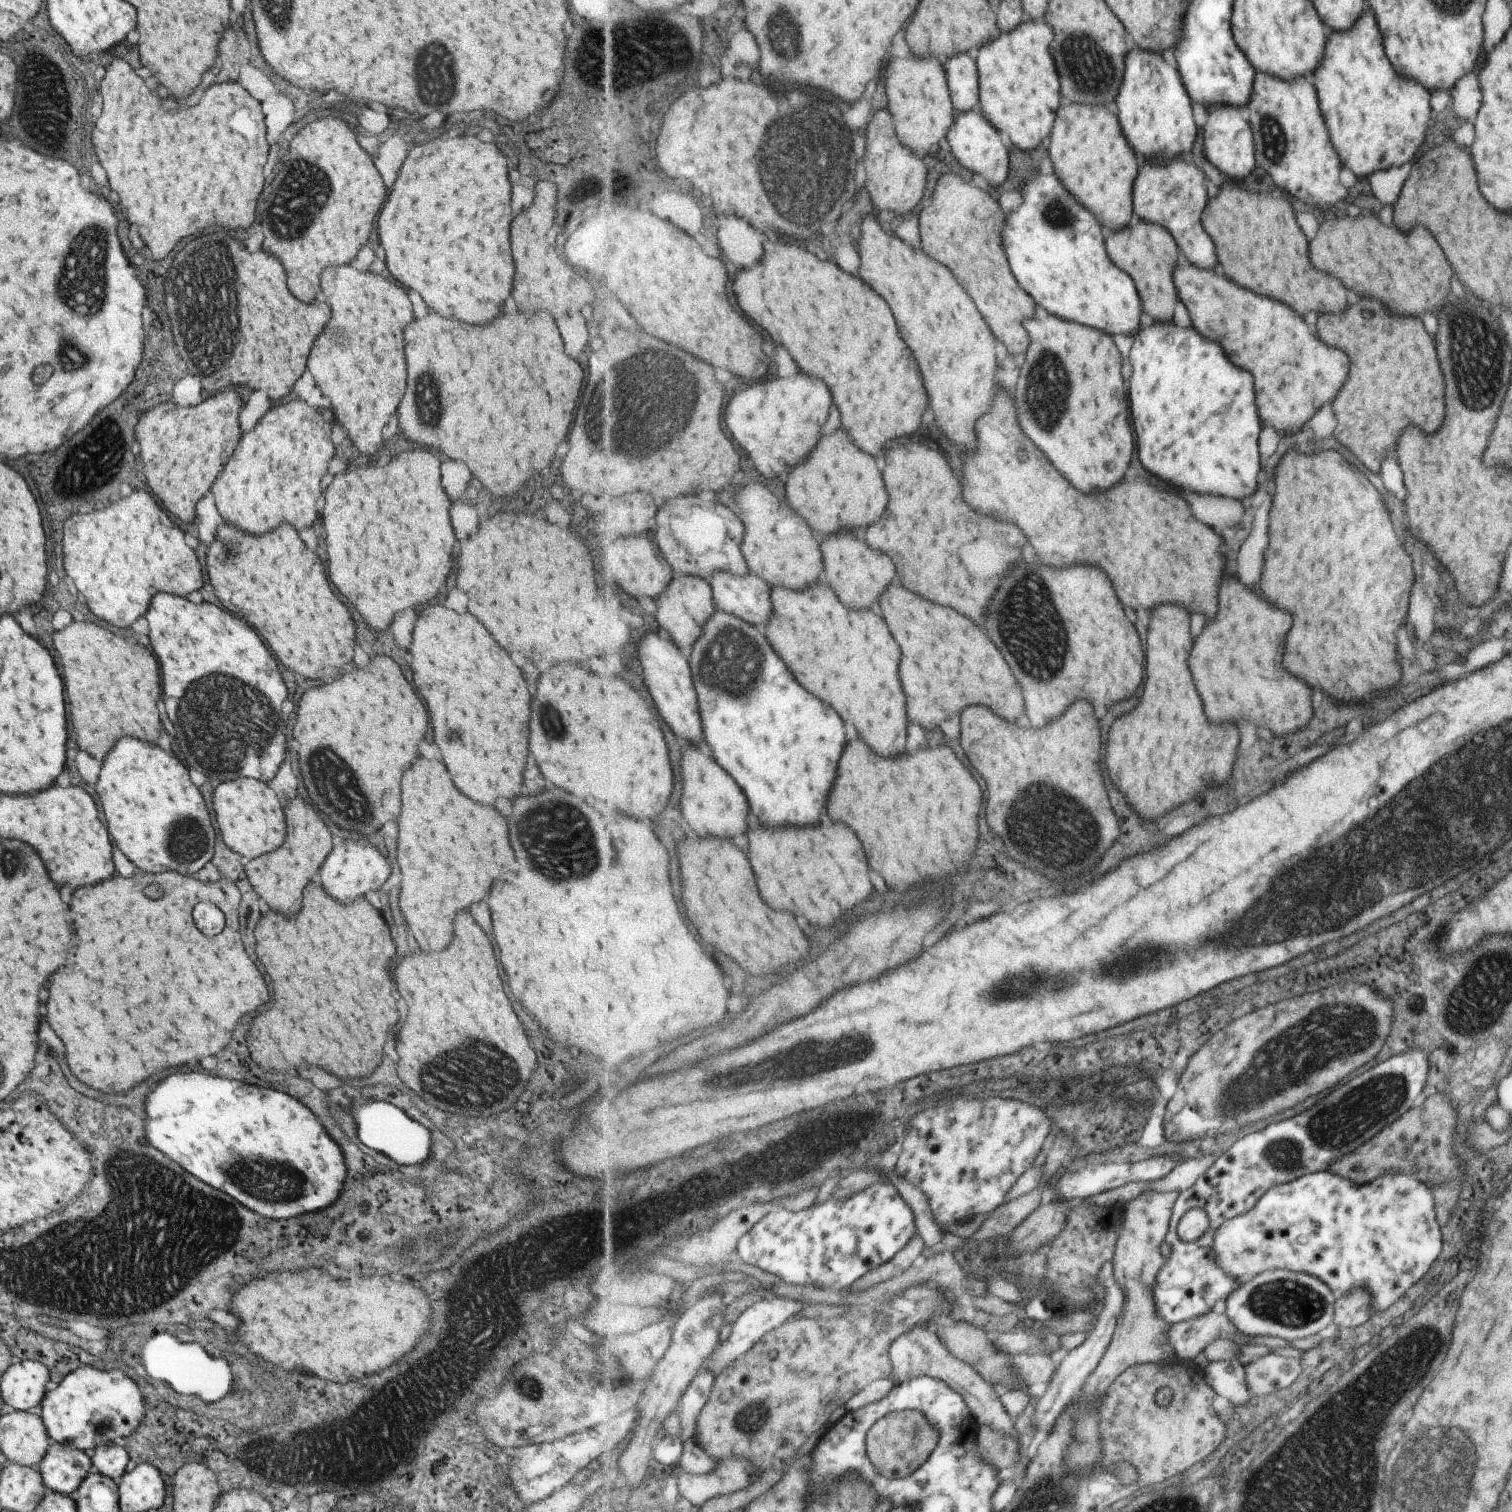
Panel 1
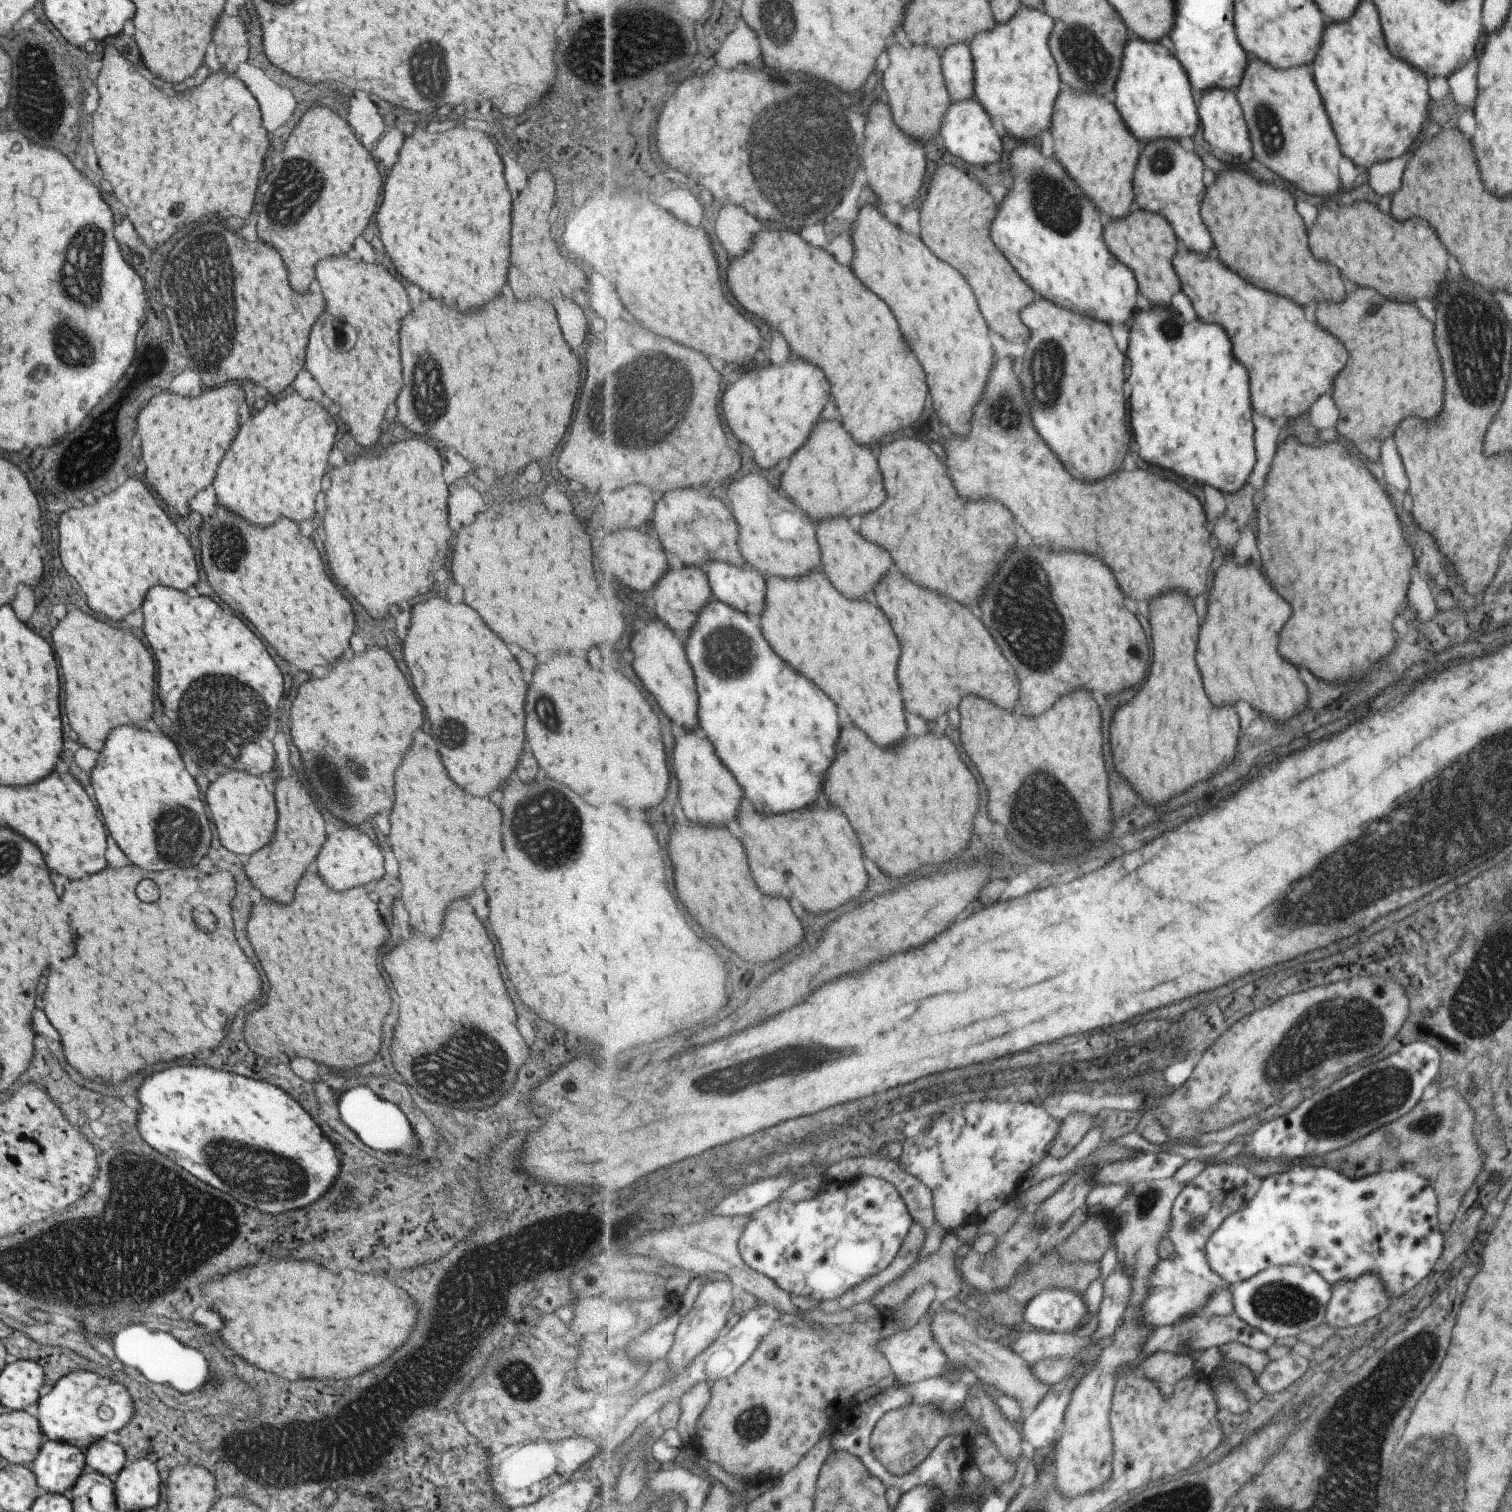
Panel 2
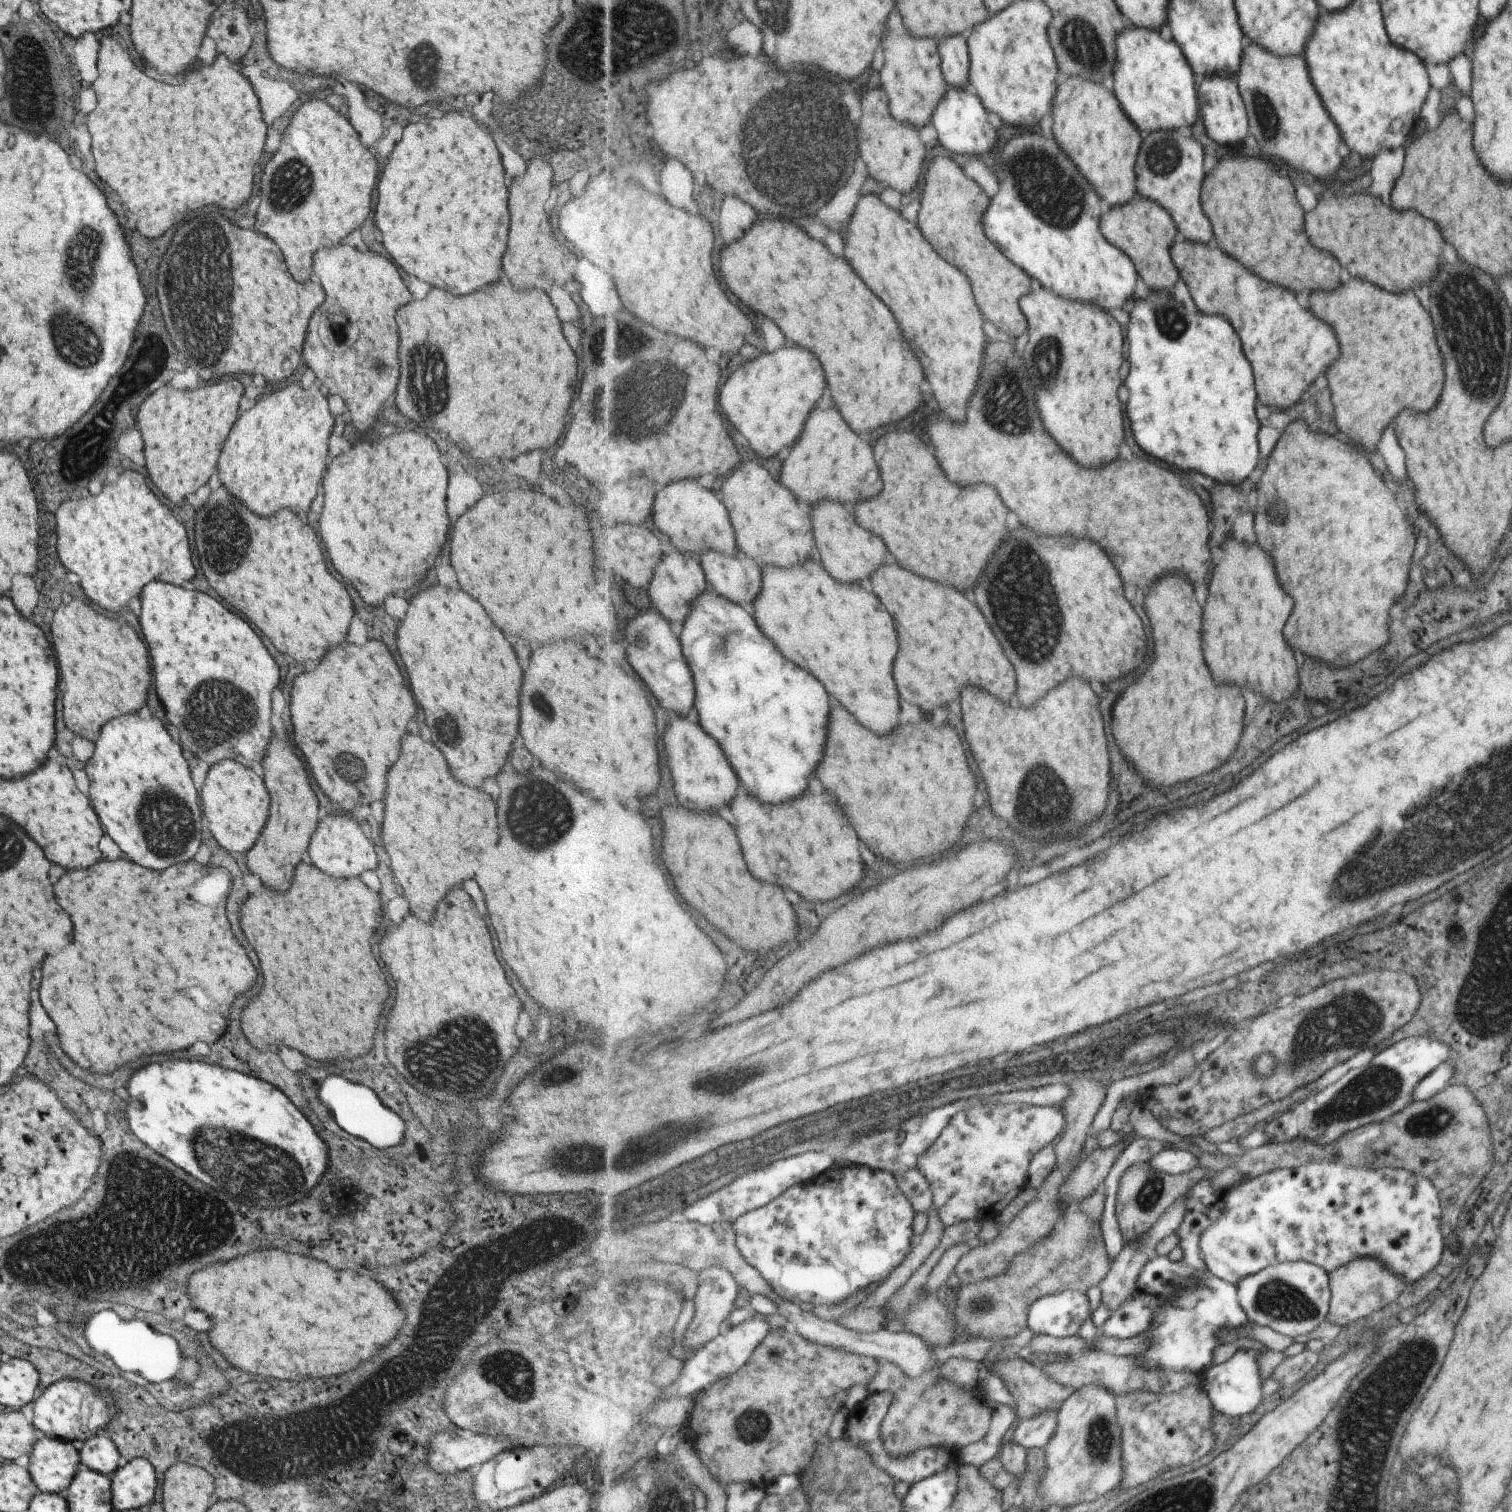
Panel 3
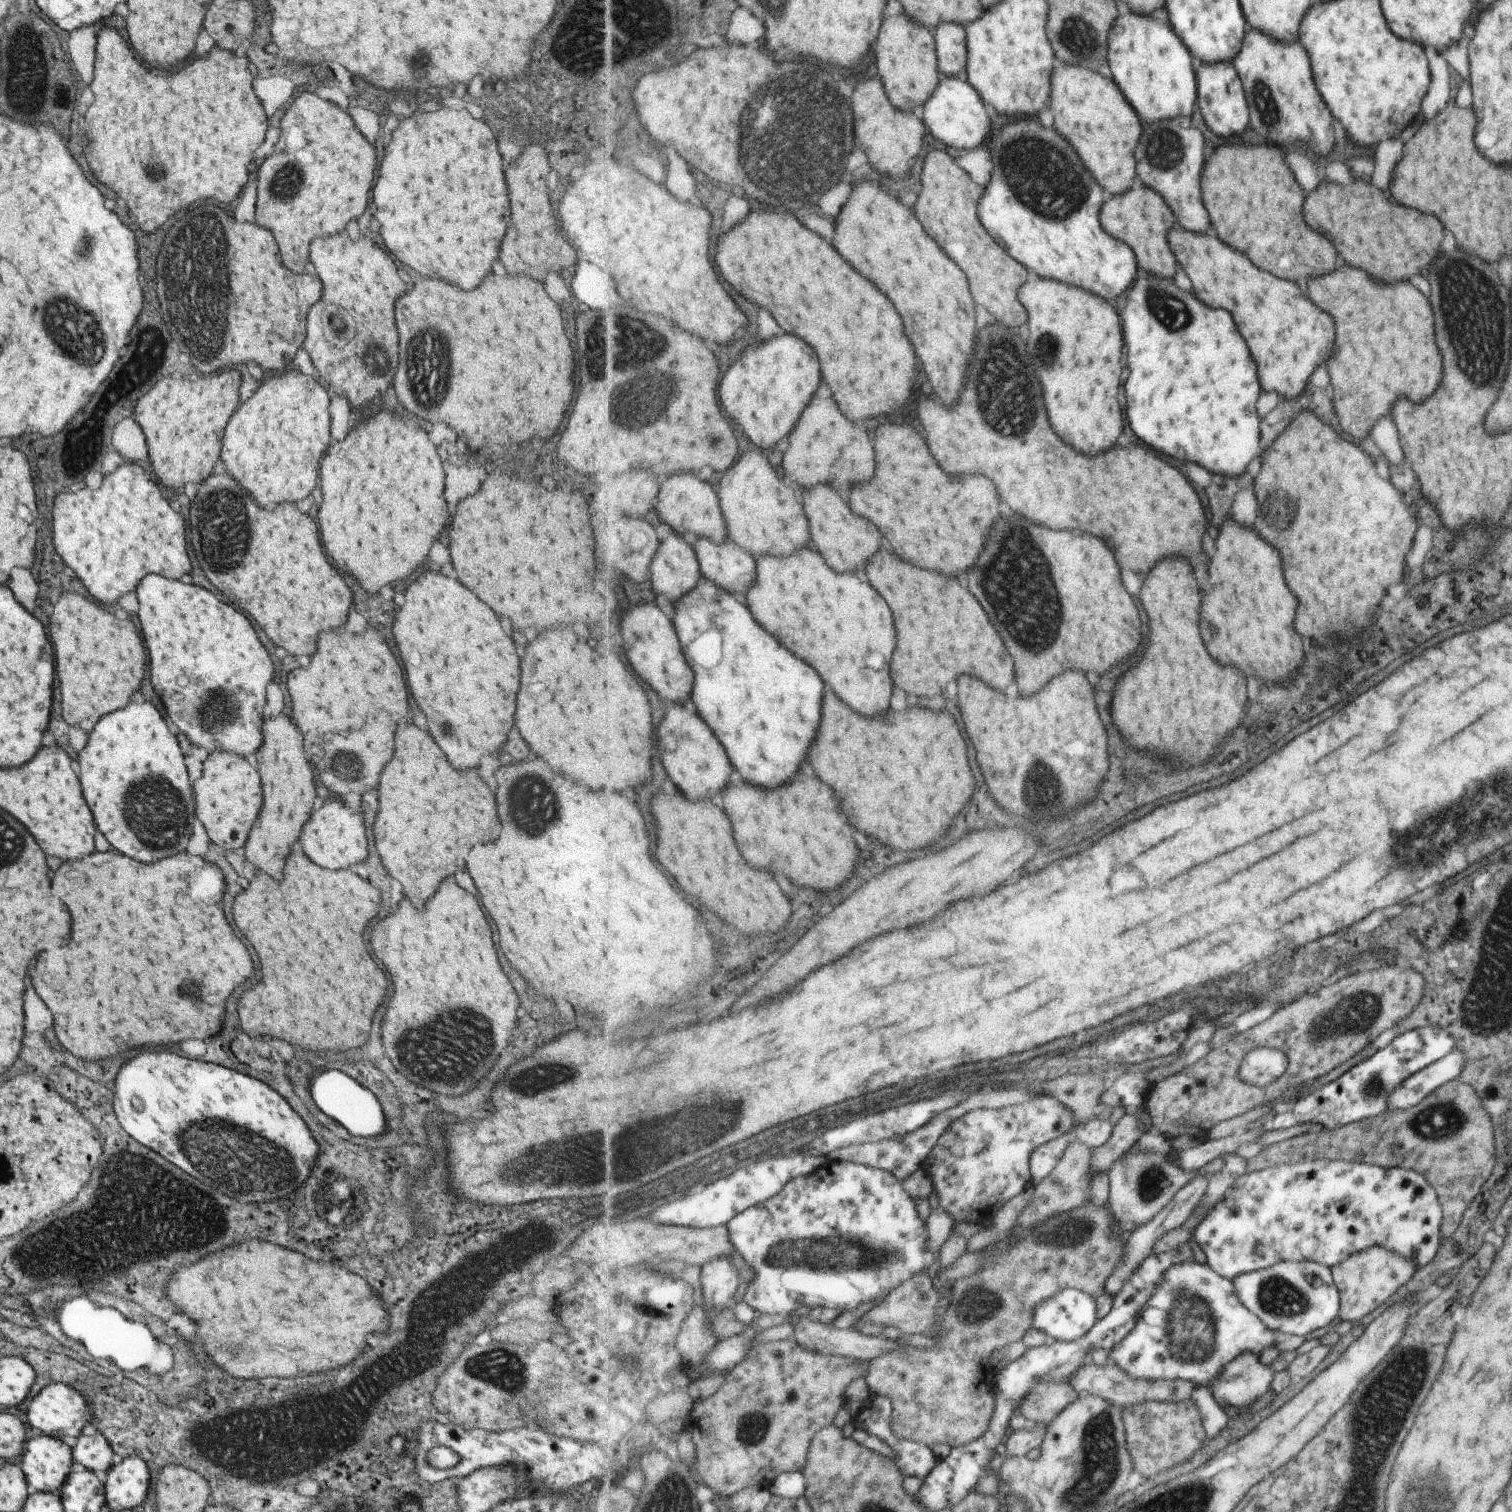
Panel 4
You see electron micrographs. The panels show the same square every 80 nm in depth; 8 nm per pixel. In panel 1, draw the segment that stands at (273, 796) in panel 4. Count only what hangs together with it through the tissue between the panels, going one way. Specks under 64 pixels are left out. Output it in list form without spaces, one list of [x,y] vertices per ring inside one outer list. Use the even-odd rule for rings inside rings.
[[[299,798],[290,800],[288,805],[283,807],[283,814],[285,824],[287,824],[286,839],[283,841],[283,844],[272,853],[267,853],[248,861],[244,865],[244,873],[248,878],[249,884],[253,886],[253,890],[265,900],[265,904],[271,910],[279,912],[285,918],[293,918],[299,912],[299,908],[301,908],[301,890],[311,882],[313,874],[319,870],[323,860],[328,857],[333,845],[331,844],[331,834],[323,820],[319,817],[319,814],[311,806],[303,804]]]

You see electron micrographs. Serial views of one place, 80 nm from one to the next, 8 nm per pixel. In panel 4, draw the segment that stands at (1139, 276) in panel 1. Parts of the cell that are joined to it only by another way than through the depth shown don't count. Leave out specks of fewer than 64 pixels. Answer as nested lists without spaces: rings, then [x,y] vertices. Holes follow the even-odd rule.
[[[1136,184],[1129,192],[1108,196],[1102,206],[1101,221],[1109,234],[1125,241],[1134,250],[1138,267],[1145,270],[1147,275],[1155,274],[1161,278],[1177,276],[1178,258],[1170,242],[1170,232],[1178,225],[1177,216],[1154,189]]]

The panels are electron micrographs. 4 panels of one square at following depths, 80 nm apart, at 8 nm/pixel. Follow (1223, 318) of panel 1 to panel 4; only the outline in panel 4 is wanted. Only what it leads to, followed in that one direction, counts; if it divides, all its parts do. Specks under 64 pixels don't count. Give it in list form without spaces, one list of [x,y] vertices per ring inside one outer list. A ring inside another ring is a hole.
[[[1177,226],[1170,232],[1170,242],[1175,247],[1179,264],[1189,274],[1195,292],[1199,292],[1199,300],[1203,300],[1211,308],[1227,308],[1229,312],[1235,312],[1235,320],[1239,320],[1239,330],[1243,332],[1243,336],[1247,336],[1247,344],[1251,344],[1251,352],[1255,360],[1259,360],[1259,378],[1263,380],[1263,390],[1275,392],[1287,400],[1297,398],[1299,392],[1305,388],[1311,372],[1331,354],[1335,338],[1333,320],[1317,310],[1307,298],[1301,298],[1299,288],[1293,282],[1277,280],[1271,274],[1259,270],[1245,254],[1233,250],[1215,236],[1193,234]]]

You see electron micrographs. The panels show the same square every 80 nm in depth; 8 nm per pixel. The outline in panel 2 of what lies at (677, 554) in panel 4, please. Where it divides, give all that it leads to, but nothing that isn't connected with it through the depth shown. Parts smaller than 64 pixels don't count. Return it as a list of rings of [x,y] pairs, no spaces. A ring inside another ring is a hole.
[[[683,566],[680,570],[670,570],[653,590],[657,619],[663,621],[675,634],[687,640],[703,609],[713,599],[712,588],[705,569]]]

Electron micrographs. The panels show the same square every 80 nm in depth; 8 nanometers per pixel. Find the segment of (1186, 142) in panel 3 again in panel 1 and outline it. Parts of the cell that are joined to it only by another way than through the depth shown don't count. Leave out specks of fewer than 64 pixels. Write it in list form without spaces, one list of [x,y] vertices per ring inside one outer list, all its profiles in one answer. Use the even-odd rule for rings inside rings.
[[[1183,156],[1173,158],[1173,160],[1169,158],[1146,159],[1139,170],[1138,179],[1135,180],[1135,213],[1145,222],[1167,226],[1191,264],[1195,264],[1197,268],[1213,270],[1217,264],[1217,250],[1201,222],[1205,206],[1209,204],[1207,184],[1205,184],[1207,178],[1195,164],[1189,164],[1185,162],[1185,159]]]

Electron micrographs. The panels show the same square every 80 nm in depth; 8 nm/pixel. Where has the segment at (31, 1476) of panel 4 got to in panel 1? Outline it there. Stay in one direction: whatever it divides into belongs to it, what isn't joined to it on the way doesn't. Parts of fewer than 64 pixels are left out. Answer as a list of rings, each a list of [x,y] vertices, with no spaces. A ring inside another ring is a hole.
[[[51,1442],[39,1460],[37,1472],[47,1491],[71,1496],[91,1470],[87,1452]]]

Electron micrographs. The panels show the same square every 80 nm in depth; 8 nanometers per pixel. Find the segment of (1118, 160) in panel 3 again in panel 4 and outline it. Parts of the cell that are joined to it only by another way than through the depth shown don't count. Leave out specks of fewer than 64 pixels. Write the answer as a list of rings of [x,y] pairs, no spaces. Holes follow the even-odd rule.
[[[1063,66],[1055,70],[1051,110],[1057,120],[1055,128],[1075,144],[1075,150],[1083,156],[1083,164],[1103,184],[1108,196],[1122,195],[1137,184],[1135,150],[1145,134],[1145,125],[1113,80],[1087,68]]]

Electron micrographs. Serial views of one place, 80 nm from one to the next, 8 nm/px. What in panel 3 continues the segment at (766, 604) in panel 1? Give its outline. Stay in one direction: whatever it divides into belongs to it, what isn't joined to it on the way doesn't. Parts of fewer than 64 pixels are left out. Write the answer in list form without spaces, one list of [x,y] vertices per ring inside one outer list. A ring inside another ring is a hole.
[[[707,551],[701,554],[701,564],[706,572],[709,588],[713,588],[722,597],[732,600],[735,604],[754,604],[763,588],[763,567],[751,557],[739,551],[737,557],[732,557],[719,551]]]

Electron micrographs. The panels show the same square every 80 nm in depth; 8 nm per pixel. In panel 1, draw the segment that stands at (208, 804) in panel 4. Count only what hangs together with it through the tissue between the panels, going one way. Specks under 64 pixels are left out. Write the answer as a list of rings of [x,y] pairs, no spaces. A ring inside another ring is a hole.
[[[241,777],[219,784],[213,790],[212,803],[217,828],[225,846],[249,861],[272,853],[286,839],[283,806],[275,793],[258,780]]]

